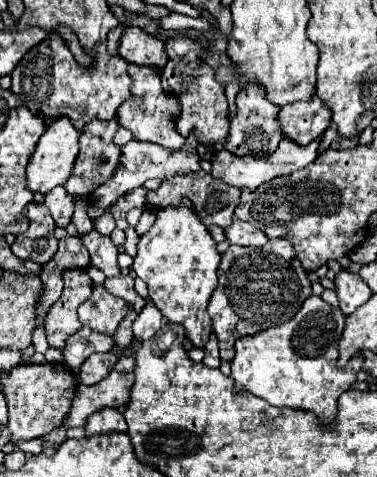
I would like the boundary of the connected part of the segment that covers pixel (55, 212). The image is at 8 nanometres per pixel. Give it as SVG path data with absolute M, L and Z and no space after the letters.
M64 186L54 188L52 192L46 194L44 198L44 206L50 210L56 226L66 228L72 220L72 212L74 212L74 200L72 196L64 190Z

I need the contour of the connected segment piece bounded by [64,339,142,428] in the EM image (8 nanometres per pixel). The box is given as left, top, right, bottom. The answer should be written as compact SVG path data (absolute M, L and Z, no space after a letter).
M134 340L130 358L120 358L110 374L94 386L80 384L72 398L72 408L64 418L64 428L78 428L88 422L88 416L102 410L102 408L118 408L130 400L132 390L132 376L134 376L134 356L142 344L141 340Z

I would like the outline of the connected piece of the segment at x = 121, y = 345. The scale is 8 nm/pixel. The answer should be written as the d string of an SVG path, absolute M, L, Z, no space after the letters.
M130 306L130 312L128 312L126 320L122 320L122 324L118 326L118 330L114 332L114 338L116 338L116 344L118 344L118 346L114 346L112 352L114 352L116 356L122 356L122 350L130 346L130 340L132 340L132 322L134 322L136 316L138 316L138 314L136 314L134 308Z

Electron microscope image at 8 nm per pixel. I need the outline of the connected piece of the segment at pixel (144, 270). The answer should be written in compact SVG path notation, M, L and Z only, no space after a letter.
M190 204L158 212L154 226L138 242L138 254L132 264L136 276L146 282L150 300L162 316L172 324L184 326L194 348L204 348L212 334L212 322L206 306L212 290L218 286L218 264L220 254L216 250L216 242L212 240L208 228L194 216L194 212L190 212Z

